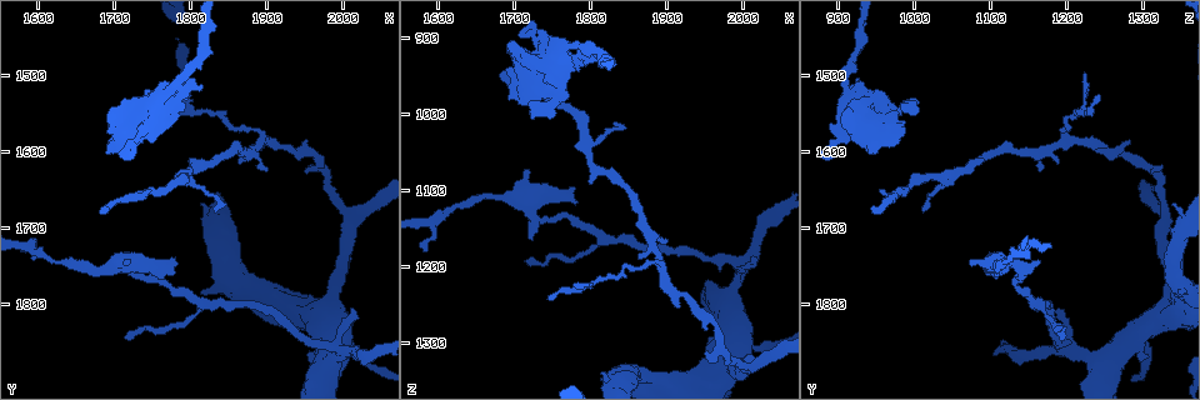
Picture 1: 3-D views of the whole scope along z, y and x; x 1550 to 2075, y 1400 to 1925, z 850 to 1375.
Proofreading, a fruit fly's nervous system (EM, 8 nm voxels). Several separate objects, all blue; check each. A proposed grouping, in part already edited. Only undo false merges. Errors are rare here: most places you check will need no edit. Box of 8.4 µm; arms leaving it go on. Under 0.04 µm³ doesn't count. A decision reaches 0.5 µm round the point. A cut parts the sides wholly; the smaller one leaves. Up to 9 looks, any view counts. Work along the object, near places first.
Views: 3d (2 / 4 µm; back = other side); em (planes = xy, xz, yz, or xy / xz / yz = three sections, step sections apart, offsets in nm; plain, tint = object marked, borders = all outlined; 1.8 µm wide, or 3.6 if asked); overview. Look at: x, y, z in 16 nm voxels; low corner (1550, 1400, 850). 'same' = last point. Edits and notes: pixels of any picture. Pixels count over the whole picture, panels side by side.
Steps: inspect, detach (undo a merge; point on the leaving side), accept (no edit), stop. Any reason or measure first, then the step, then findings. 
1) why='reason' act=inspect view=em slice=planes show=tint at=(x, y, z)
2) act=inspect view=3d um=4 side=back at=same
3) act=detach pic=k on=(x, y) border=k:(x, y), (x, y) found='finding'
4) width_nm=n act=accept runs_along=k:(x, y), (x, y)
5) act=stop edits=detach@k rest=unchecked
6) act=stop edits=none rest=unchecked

why='abrupt turn' act=inspect view=em slice=xz step=16 show=tint at=(1720, 1750, 1120)

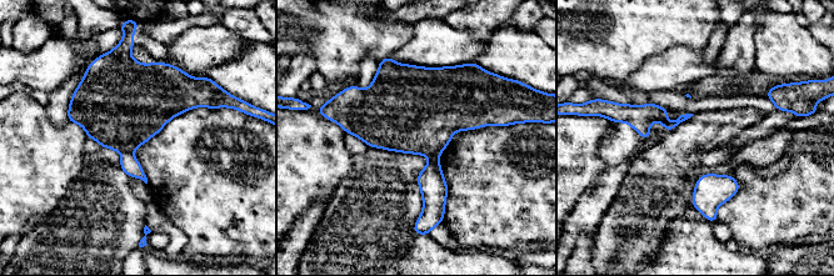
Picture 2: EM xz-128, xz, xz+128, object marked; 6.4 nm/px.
act=detach pic=2 on=(424, 123) found='two cells meet here'

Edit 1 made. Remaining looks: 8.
why='sharp bend' act=inspect view=em um=3.6 slice=xz step=16 show=plain at=(1980, 1800, 1335)

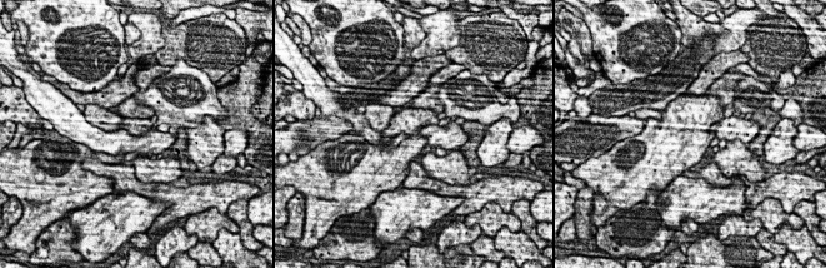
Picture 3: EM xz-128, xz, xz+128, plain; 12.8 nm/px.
act=inspect view=em um=3.6 slice=xz step=16 show=tint at=same

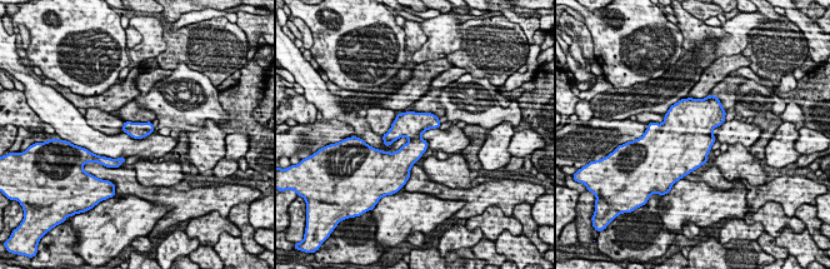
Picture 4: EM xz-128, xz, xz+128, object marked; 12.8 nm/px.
act=accept found='one cell here'

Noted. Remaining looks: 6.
why='three-way junction' act=inspect view=3d um=4 at=(2010, 1690, 1330)

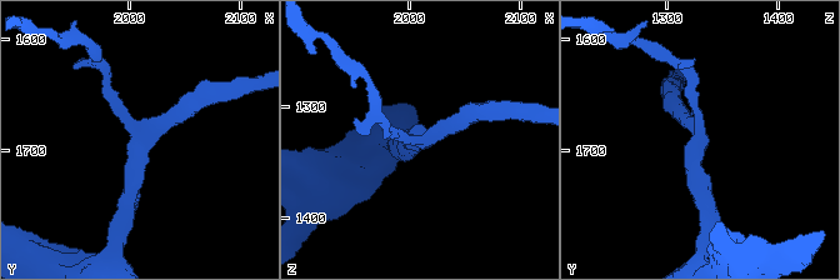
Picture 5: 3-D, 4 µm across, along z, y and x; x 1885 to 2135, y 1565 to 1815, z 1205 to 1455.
why='need the tissue' act=inspect view=em slice=planes show=tint at=(2010, 1694, 1328)

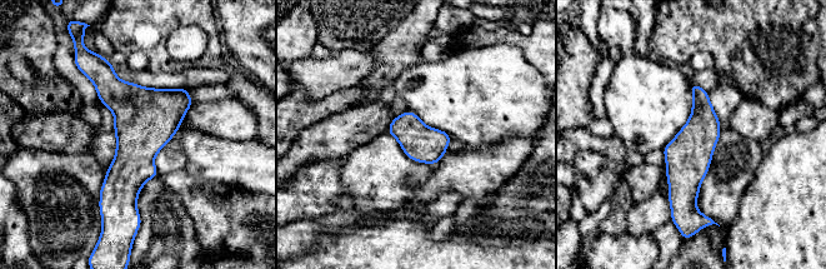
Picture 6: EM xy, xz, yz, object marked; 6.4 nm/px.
act=accept runs_along=6:(694, 86), (690, 214) found='all the same cell'

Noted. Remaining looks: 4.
why='three-way junction' act=inspect view=em um=3.6 slice=xy step=16 show=tint at=(1775, 1515, 915)

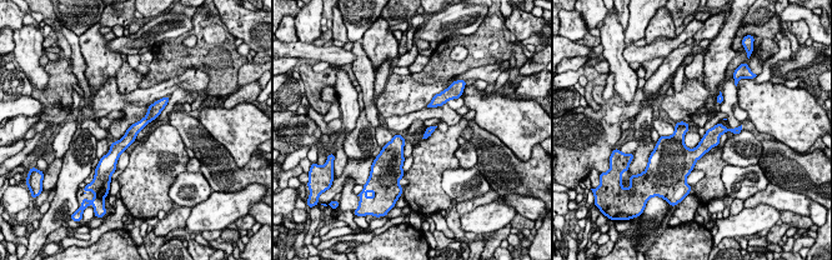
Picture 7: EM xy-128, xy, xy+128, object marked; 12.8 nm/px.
act=inspect view=em um=3.6 slice=planes show=tint at=same

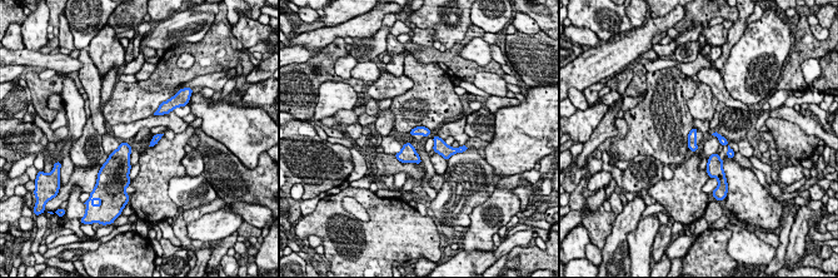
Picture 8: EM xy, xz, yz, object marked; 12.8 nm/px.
act=accept found='one cell here'

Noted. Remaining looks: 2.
act=stop edits=detach@2 rest=unchecked

